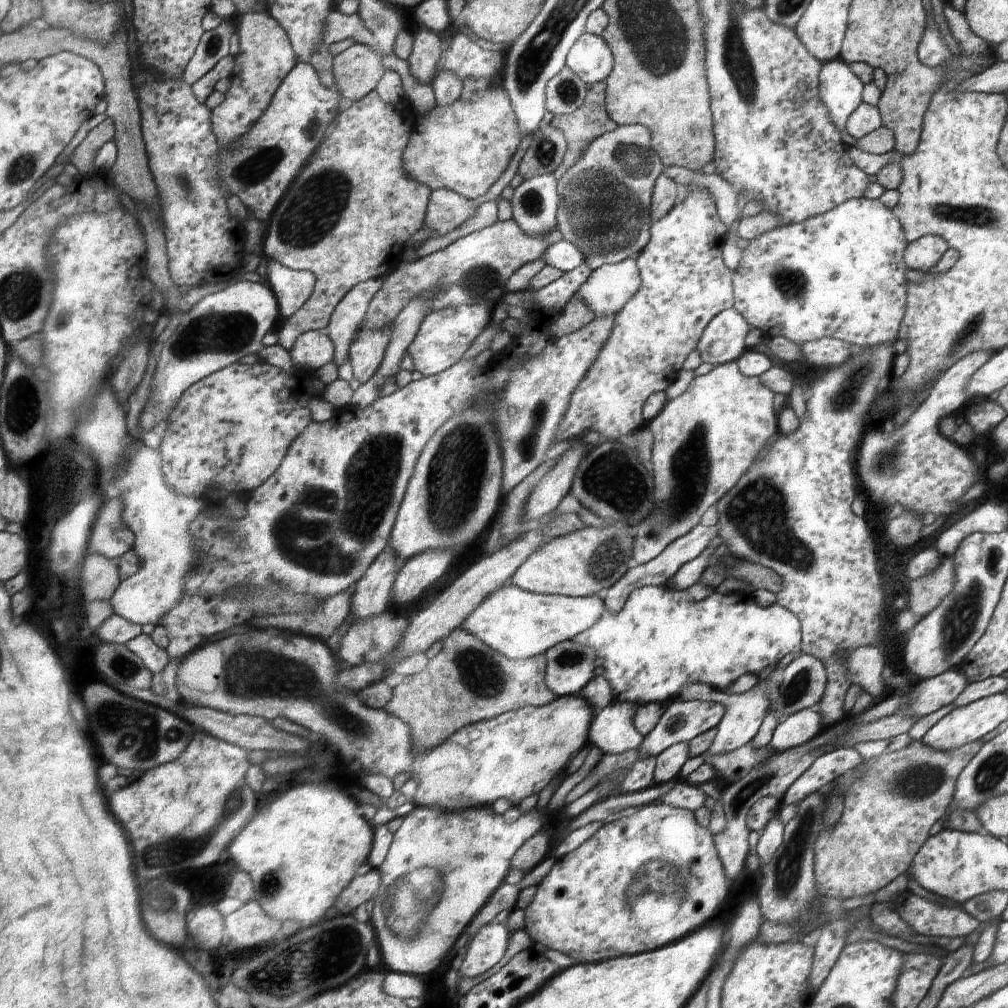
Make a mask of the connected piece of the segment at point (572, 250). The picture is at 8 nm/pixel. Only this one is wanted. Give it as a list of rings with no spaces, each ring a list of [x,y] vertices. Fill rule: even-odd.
[[[559,236],[548,244],[548,248],[545,249],[545,254],[541,256],[541,259],[546,265],[557,268],[564,273],[586,263],[585,254],[582,254],[578,246],[574,246],[573,242],[568,242]]]

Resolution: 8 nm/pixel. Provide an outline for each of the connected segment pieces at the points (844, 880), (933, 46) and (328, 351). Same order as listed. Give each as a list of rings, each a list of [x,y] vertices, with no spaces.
[[[988,738],[966,743],[954,750],[934,750],[921,740],[908,748],[886,753],[870,767],[861,781],[850,786],[845,796],[843,811],[838,824],[830,830],[823,829],[814,842],[814,874],[819,896],[830,898],[860,898],[878,892],[894,878],[907,872],[912,858],[916,857],[920,846],[928,839],[928,832],[936,820],[948,811],[954,796],[954,786],[964,768],[977,756],[988,742]]]
[[[934,12],[928,18],[925,33],[917,49],[917,57],[925,66],[940,66],[952,58],[952,53],[942,39],[942,34],[938,30],[935,22]]]
[[[312,330],[297,338],[290,357],[296,367],[315,371],[334,361],[335,353],[336,347],[326,331]]]

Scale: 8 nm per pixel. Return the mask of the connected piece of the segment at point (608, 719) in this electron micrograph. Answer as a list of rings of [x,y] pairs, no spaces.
[[[613,700],[599,709],[590,729],[590,742],[604,753],[622,754],[640,748],[644,737],[634,726],[638,704]]]

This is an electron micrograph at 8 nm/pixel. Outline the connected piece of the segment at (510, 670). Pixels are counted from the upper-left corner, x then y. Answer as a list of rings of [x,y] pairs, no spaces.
[[[464,628],[444,638],[442,650],[420,674],[404,677],[392,689],[392,698],[384,706],[386,713],[410,726],[414,748],[420,752],[434,749],[468,724],[496,718],[522,707],[549,705],[557,696],[545,682],[546,657],[506,658]]]

